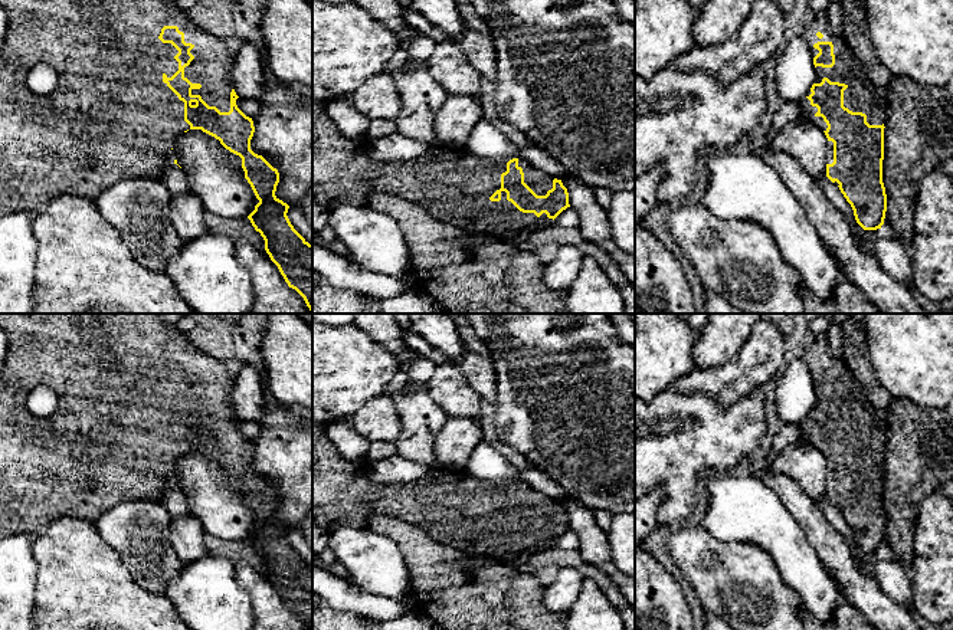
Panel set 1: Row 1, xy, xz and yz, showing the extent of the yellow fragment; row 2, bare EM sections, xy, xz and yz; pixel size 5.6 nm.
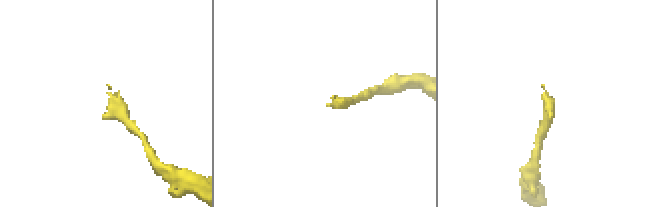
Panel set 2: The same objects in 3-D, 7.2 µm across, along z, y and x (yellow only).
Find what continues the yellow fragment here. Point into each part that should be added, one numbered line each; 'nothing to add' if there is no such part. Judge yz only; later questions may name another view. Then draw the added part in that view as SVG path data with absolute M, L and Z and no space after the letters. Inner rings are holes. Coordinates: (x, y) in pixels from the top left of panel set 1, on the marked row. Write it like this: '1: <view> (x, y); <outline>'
1: yz (861, 95); M826 12L816 14L806 26L803 37L813 58L819 53L813 47L815 43L831 42L834 45L835 65L832 68L816 66L815 83L821 83L823 78L845 83L848 88L844 91L844 106L852 112L865 114L870 125L882 125L887 115L885 91L870 81L864 63L846 40L832 33Z

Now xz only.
1: xz (454, 186); M312 98L312 198L327 211L338 203L366 204L367 197L379 191L416 203L439 222L449 223L474 234L489 234L497 240L514 242L515 239L553 226L554 220L548 219L546 213L537 217L534 213L520 211L507 200L505 191L501 191L500 201L489 200L501 188L501 174L507 171L507 163L491 163L472 155L465 148L441 145L429 145L422 155L409 161L373 160L361 150L361 142L347 138L340 132L327 115L327 102Z

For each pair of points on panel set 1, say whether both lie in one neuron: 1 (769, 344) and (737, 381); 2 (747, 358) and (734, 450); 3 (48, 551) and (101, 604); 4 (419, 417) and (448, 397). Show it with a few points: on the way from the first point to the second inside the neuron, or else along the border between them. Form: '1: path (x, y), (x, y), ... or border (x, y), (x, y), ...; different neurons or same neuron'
1: path (763, 353), (744, 373); same neuron
2: border (757, 386), (726, 407), (721, 407), (708, 397); different neurons
3: path (61, 563), (88, 591); same neuron
4: border (425, 386), (429, 397), (446, 417); different neurons

